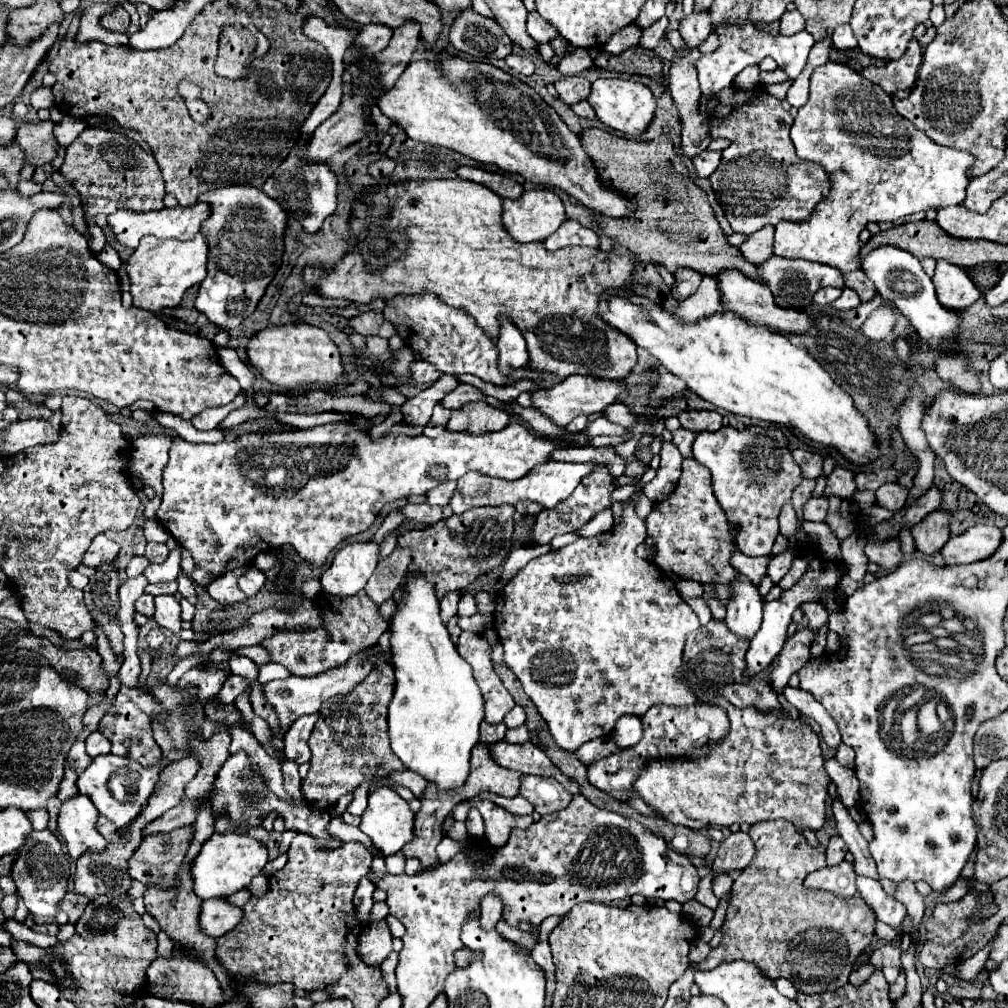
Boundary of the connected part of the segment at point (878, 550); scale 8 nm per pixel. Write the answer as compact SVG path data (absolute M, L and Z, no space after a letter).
M888 540L888 542L868 542L864 548L864 554L870 562L878 564L880 568L894 570L896 566L902 564L904 554L900 550L898 540Z

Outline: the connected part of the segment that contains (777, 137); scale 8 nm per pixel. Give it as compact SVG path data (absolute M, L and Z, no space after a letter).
M736 86L720 90L714 100L718 104L712 114L712 138L732 136L732 150L740 156L730 162L722 160L710 176L716 200L732 230L744 234L744 222L750 224L750 232L756 232L766 224L776 226L780 220L808 220L814 206L830 192L830 174L816 162L806 162L796 156L790 140L794 118L782 108L782 102L764 92L764 88L750 92Z

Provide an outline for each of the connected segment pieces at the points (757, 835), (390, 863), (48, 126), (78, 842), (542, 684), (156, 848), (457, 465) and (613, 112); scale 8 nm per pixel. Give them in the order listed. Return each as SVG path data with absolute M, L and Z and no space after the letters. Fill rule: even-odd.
M758 822L750 826L756 854L740 872L730 898L722 940L696 970L712 970L732 960L756 962L770 978L788 978L796 990L832 990L832 970L854 966L856 958L870 946L876 930L874 910L860 898L838 898L830 892L804 886L806 874L826 866L822 844L808 844L794 832L790 822Z
M402 852L386 856L386 868L390 874L404 874L404 864L406 864L406 856Z
M36 122L36 124L22 124L16 132L16 144L26 152L26 164L44 166L56 156L56 138L52 134L54 122Z
M78 794L66 802L62 802L60 818L58 818L58 832L64 836L68 854L72 860L78 860L86 852L102 852L106 850L108 842L96 830L98 810L92 800L84 794Z
M638 488L636 492L632 492L630 498L626 498L622 504L624 504L624 510L622 510L622 516L620 520L614 520L612 528L598 534L598 536L592 536L592 538L578 538L574 540L572 544L568 546L562 546L558 550L552 550L550 554L544 554L540 558L534 558L530 560L506 586L504 590L496 596L496 610L494 610L494 628L496 628L496 634L498 634L498 640L504 648L504 662L508 664L508 668L516 674L516 678L520 680L524 692L530 696L530 700L534 702L534 706L538 708L540 716L546 720L548 728L550 728L550 734L554 736L556 744L560 748L564 748L566 752L576 752L584 742L590 742L594 738L602 738L602 736L610 736L614 732L614 726L616 726L616 720L624 714L634 714L638 718L642 718L642 714L646 714L646 710L650 710L652 706L658 706L658 704L670 704L670 706L686 706L686 704L694 704L696 702L696 696L692 694L690 690L690 684L688 682L682 682L686 676L684 676L684 660L682 660L682 650L684 650L684 642L686 642L686 636L692 632L692 630L698 630L698 616L696 612L690 608L690 604L678 594L674 582L662 572L658 570L658 566L654 566L654 562L648 562L644 558L638 558L636 556L636 548L648 538L646 534L646 524L638 518L636 514L636 496L640 494L642 490ZM566 574L576 574L580 576L578 582L570 582L570 584L562 584L558 582L556 578L560 576L566 576Z
M182 826L166 836L146 836L140 844L140 850L136 850L136 854L130 858L130 876L146 886L158 886L168 890L168 888L176 888L178 886L178 880L180 880L180 866L182 866L182 860L186 856L186 850L192 842L192 826Z
M338 422L338 424L324 424L324 426L314 426L314 428L306 428L306 430L288 430L288 432L270 432L270 434L260 434L260 432L250 432L250 434L244 434L232 442L216 442L216 444L194 444L194 442L186 442L182 438L174 438L172 440L172 446L170 446L170 460L166 464L166 468L162 470L162 478L164 478L164 494L162 494L162 504L160 508L156 510L156 516L160 520L160 524L178 540L178 544L186 550L192 552L192 558L196 562L196 568L194 568L194 574L192 574L192 580L206 588L210 582L212 582L212 576L218 578L230 570L236 570L236 568L244 568L244 566L252 566L256 556L260 552L272 552L272 550L280 550L280 548L286 548L290 546L292 550L298 552L298 556L312 564L316 570L324 566L326 558L330 556L330 552L346 538L354 536L354 534L360 534L364 530L368 530L374 522L374 518L378 516L378 512L382 510L382 506L386 502L392 502L392 500L402 500L402 498L408 498L408 496L418 496L418 494L426 494L428 490L432 490L434 486L438 486L440 482L444 480L458 480L460 476L476 470L480 474L486 474L486 476L492 476L492 478L500 478L500 480L518 480L522 476L526 476L534 466L542 464L542 462L548 462L552 452L558 450L560 446L554 444L552 440L548 440L546 436L536 436L536 434L530 434L526 430L526 426L518 424L518 422L510 422L504 430L500 432L488 432L488 434L466 434L466 432L442 432L438 438L426 438L426 436L408 436L408 434L402 434L402 432L384 432L384 436L380 440L372 440L370 438L370 432L366 428L360 428L356 424L350 424L350 422Z
M596 80L592 82L592 94L588 102L604 126L628 136L644 134L656 112L656 98L652 96L650 88L634 80Z

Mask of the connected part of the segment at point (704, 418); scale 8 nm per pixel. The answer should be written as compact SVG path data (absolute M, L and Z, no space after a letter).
M682 412L680 424L692 432L718 432L722 428L722 416L718 412Z

